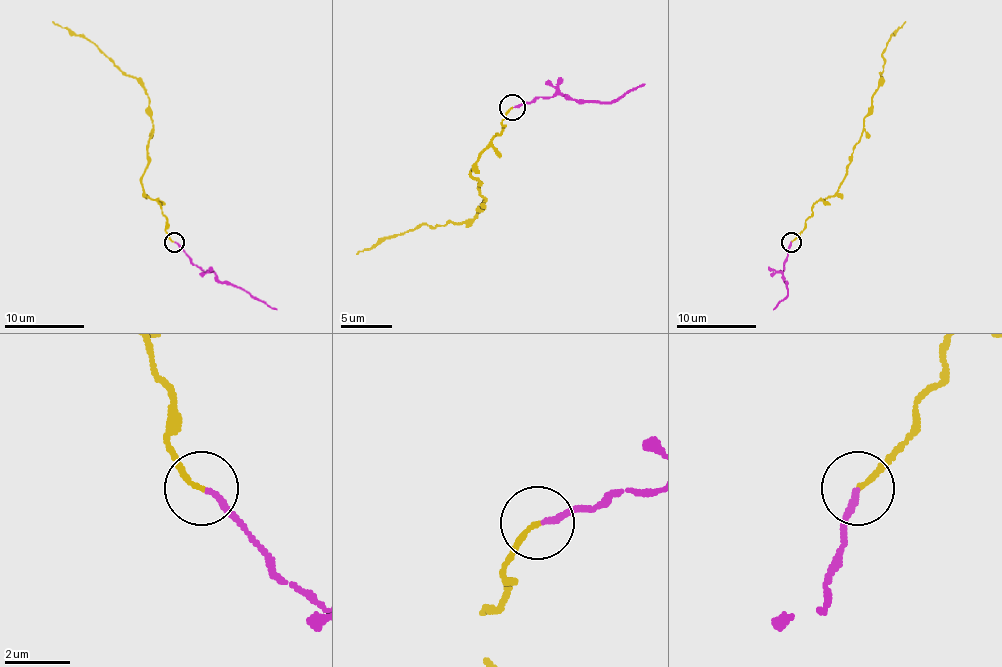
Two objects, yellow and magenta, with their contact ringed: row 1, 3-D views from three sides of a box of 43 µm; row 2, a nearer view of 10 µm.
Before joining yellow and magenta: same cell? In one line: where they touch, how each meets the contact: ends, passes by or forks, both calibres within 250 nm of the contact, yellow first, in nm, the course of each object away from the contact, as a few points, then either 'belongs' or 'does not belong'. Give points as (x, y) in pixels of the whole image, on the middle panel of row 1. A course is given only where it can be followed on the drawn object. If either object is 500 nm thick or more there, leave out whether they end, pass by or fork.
(512, 107) | yellow ends | magenta ends | 150/180 nm | yellow via (513, 106), (472, 168), (484, 199), (479, 212), (464, 222), (382, 238), (356, 253) | magenta via (513, 106), (554, 94), (577, 101), (613, 101), (644, 83) | belongs

